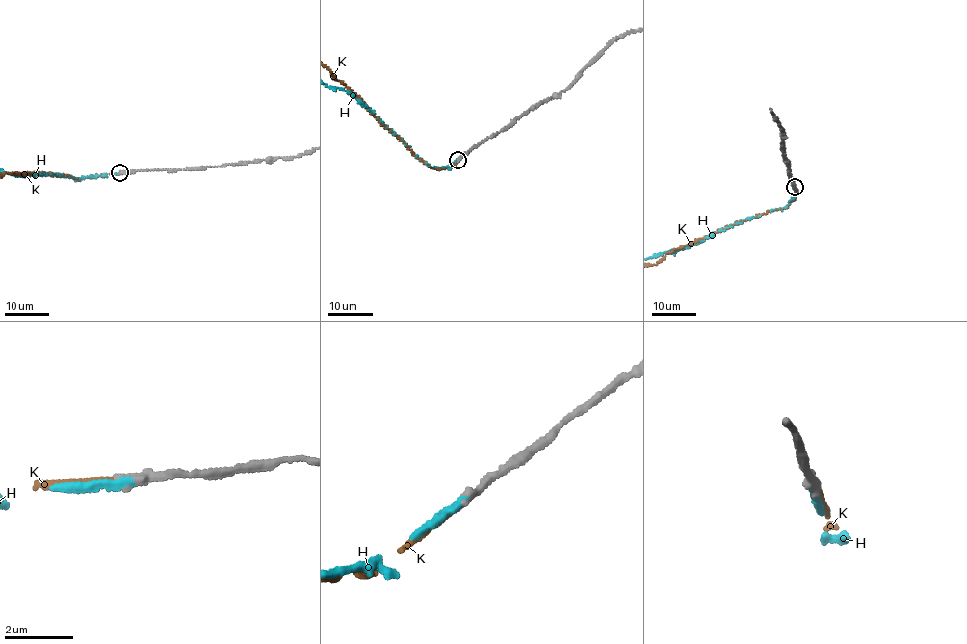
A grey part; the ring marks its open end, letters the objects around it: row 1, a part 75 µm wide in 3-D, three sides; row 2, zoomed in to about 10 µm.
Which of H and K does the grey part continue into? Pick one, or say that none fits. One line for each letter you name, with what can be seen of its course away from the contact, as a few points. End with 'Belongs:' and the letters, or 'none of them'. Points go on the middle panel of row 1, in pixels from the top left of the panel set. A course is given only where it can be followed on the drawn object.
Belongs: K

